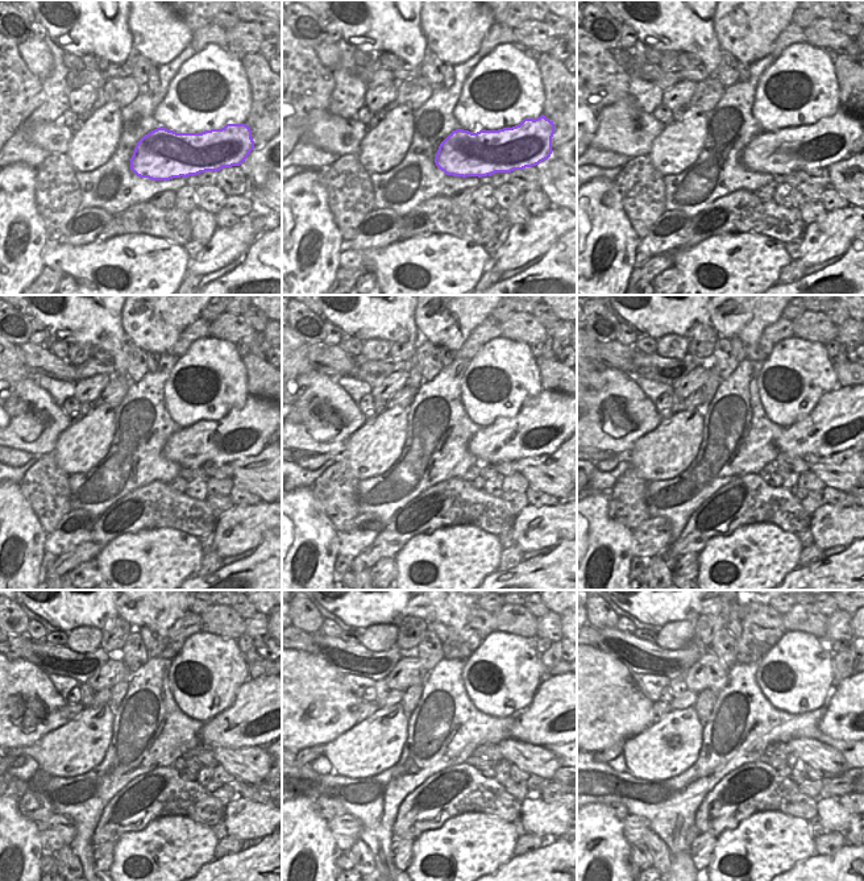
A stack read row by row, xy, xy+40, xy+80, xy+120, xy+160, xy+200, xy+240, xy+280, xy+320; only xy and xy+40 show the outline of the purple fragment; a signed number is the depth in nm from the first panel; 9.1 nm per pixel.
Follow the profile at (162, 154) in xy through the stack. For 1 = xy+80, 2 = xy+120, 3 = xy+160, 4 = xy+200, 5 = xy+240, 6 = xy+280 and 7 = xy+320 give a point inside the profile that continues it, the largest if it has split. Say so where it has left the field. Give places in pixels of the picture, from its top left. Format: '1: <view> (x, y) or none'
1: xy+80 (830, 140)
2: xy+120 (244, 432)
3: xy+160 (544, 423)
4: xy+200 (844, 418)
5: xy+240 (254, 719)
6: xy+280 (549, 720)
7: xy+320 (844, 719)

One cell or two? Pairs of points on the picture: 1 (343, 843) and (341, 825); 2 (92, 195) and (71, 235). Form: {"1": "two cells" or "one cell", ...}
{"1": "one cell", "2": "two cells"}

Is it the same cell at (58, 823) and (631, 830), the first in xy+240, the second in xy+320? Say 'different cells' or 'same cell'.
same cell

